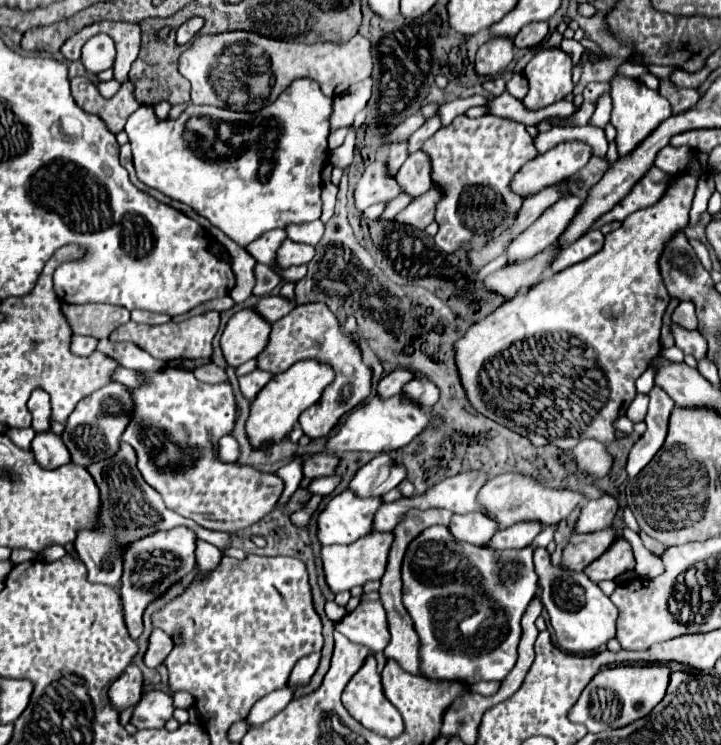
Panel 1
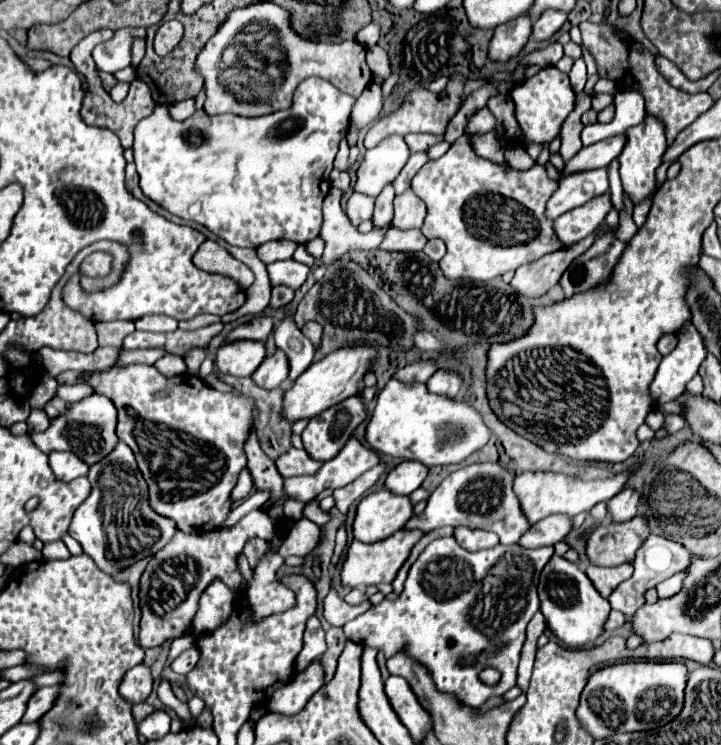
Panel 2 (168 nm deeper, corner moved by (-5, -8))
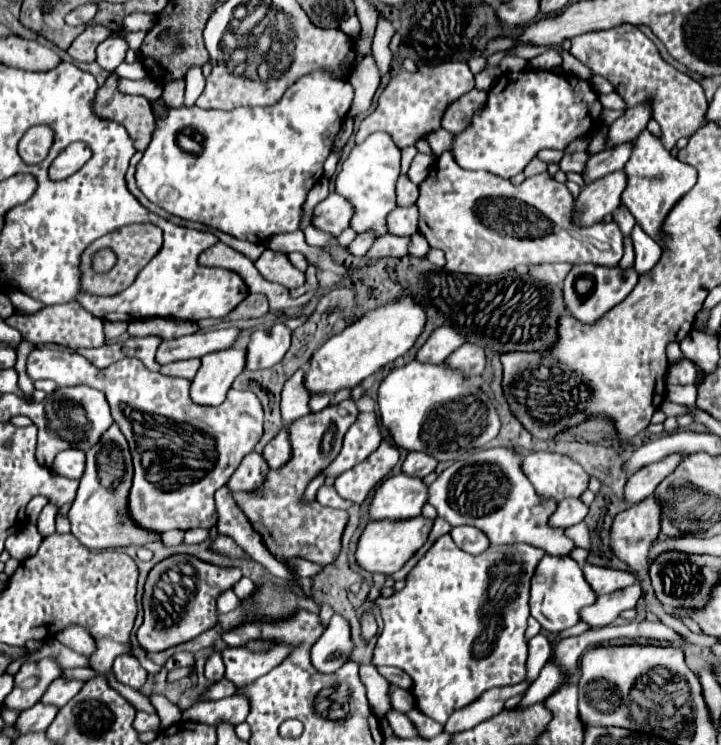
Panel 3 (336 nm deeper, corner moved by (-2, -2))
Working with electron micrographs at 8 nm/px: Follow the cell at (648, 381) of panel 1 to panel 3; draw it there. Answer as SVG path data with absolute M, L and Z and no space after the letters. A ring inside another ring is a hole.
M682 360L680 364L670 366L666 374L668 384L694 384L694 378L696 378L696 366L690 360Z

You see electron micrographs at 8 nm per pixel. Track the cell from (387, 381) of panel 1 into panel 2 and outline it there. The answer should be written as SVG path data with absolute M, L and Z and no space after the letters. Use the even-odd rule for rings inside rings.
M417 362L417 364L409 364L409 366L401 368L401 370L397 370L393 374L393 378L399 380L399 382L405 382L405 384L415 384L415 382L425 384L435 370L437 368L431 362Z

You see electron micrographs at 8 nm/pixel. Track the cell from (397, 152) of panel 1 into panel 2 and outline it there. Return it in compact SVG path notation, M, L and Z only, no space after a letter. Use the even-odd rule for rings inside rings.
M387 184L383 188L383 192L379 194L377 202L375 202L375 214L373 214L373 224L375 228L387 226L393 218L393 198L395 198L395 188L393 184Z

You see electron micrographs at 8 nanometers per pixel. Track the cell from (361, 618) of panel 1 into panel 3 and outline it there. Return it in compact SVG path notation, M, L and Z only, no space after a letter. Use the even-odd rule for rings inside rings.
M440 536L426 556L414 566L406 578L404 590L390 598L378 598L384 630L378 636L372 664L374 666L396 666L412 678L414 706L428 718L446 724L454 710L472 704L482 692L494 686L512 686L526 678L526 620L530 578L536 564L544 556L534 546L490 546L478 556L462 552L450 538Z

